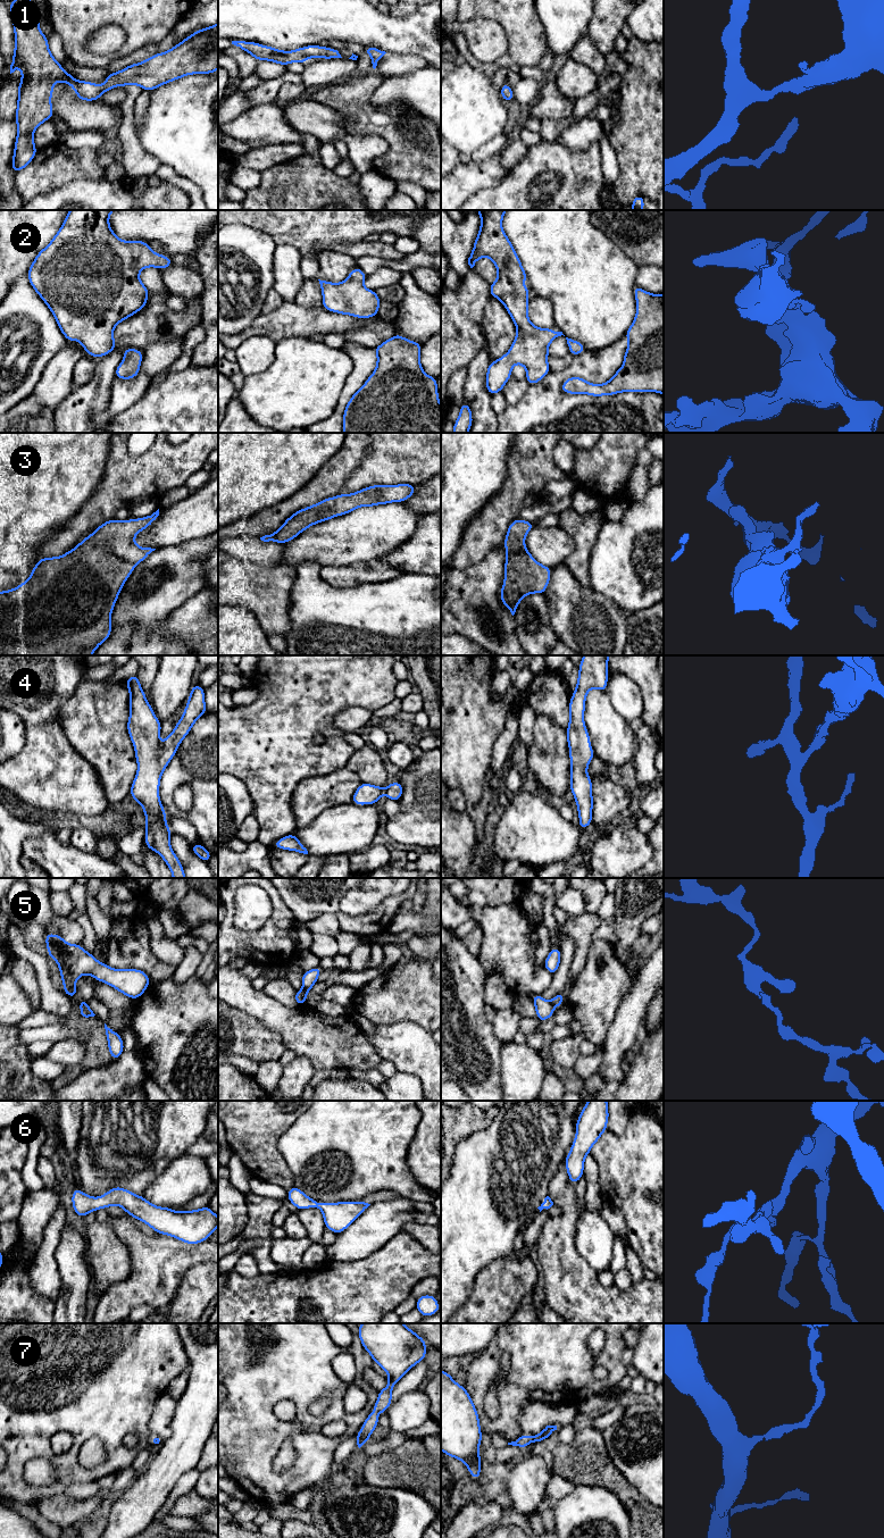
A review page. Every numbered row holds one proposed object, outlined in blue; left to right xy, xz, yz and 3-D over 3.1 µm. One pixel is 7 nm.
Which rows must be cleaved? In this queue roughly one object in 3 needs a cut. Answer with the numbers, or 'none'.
5

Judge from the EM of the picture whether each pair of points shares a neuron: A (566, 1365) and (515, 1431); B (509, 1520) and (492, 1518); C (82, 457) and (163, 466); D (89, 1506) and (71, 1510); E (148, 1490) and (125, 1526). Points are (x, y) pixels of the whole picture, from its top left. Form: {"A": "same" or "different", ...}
{"A": "same", "B": "different", "C": "different", "D": "same", "E": "same"}

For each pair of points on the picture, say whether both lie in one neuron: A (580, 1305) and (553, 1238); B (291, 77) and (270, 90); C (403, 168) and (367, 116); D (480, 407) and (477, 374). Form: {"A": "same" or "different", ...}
{"A": "same", "B": "same", "C": "same", "D": "same"}

